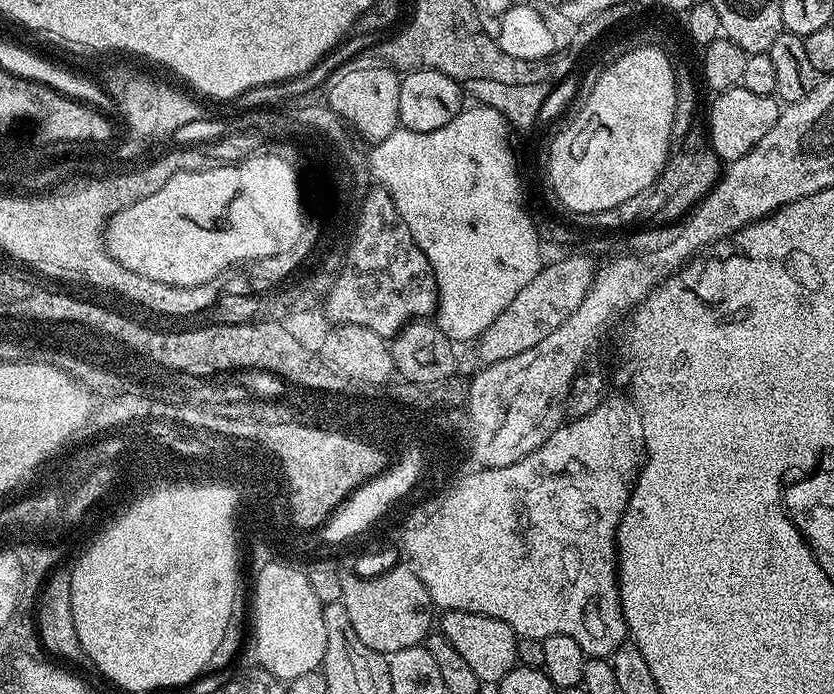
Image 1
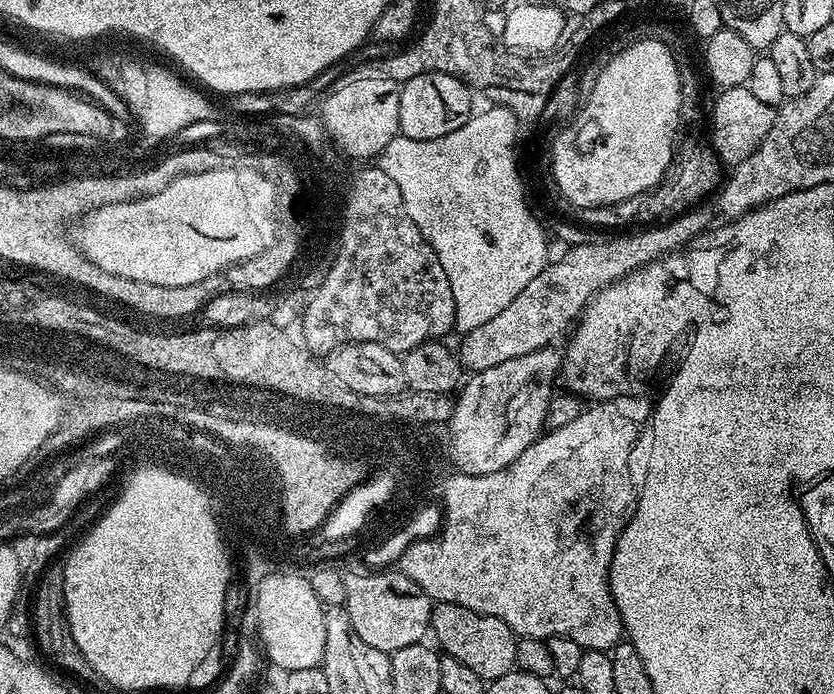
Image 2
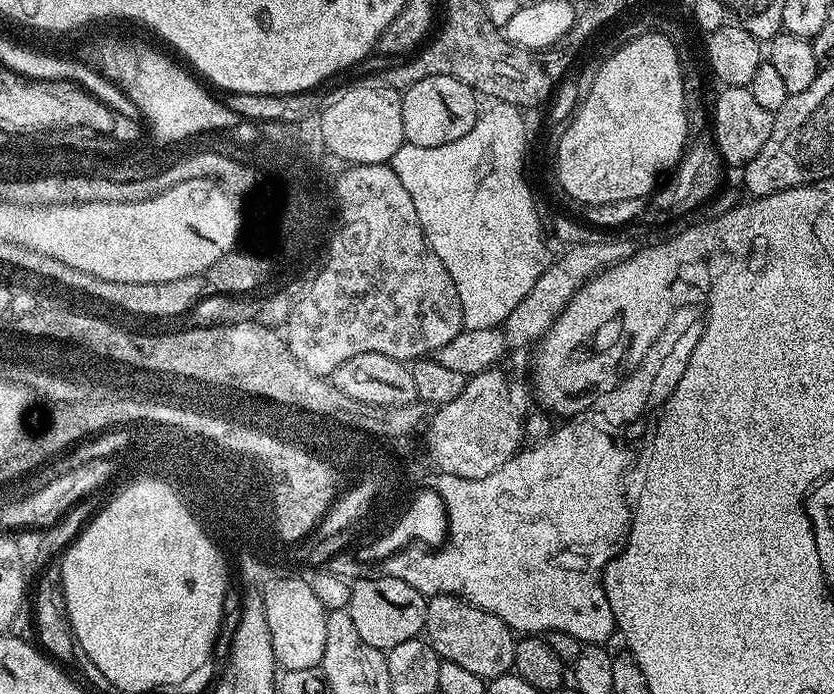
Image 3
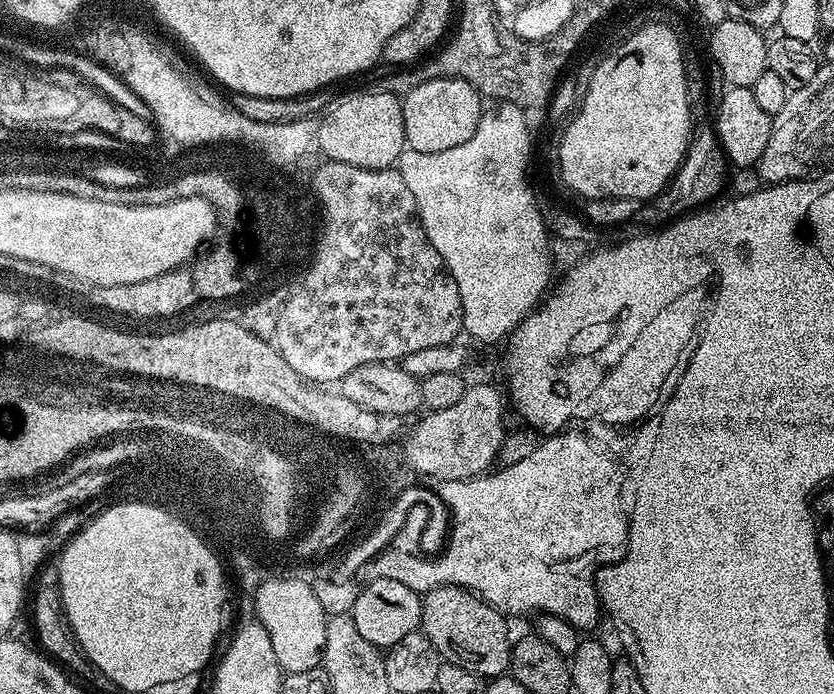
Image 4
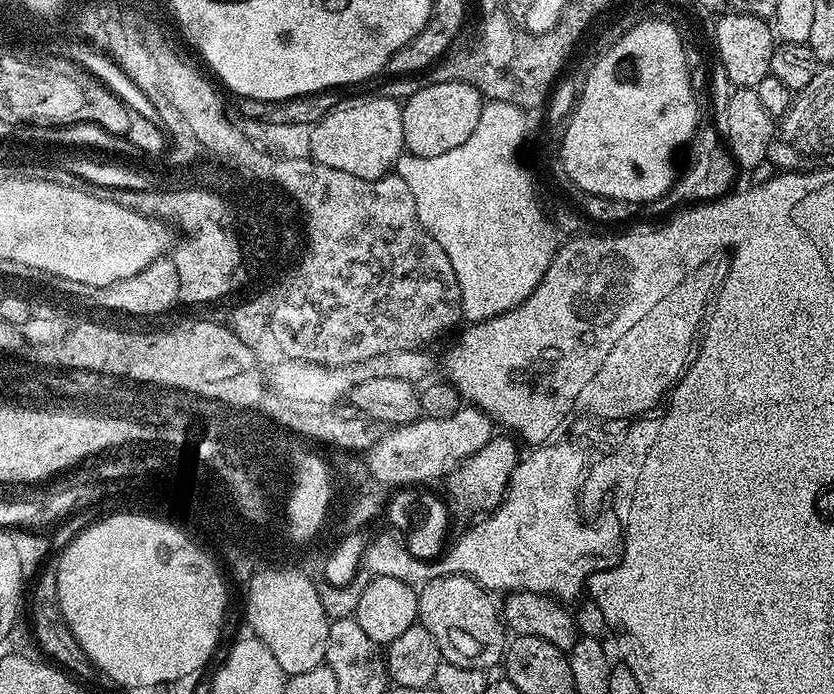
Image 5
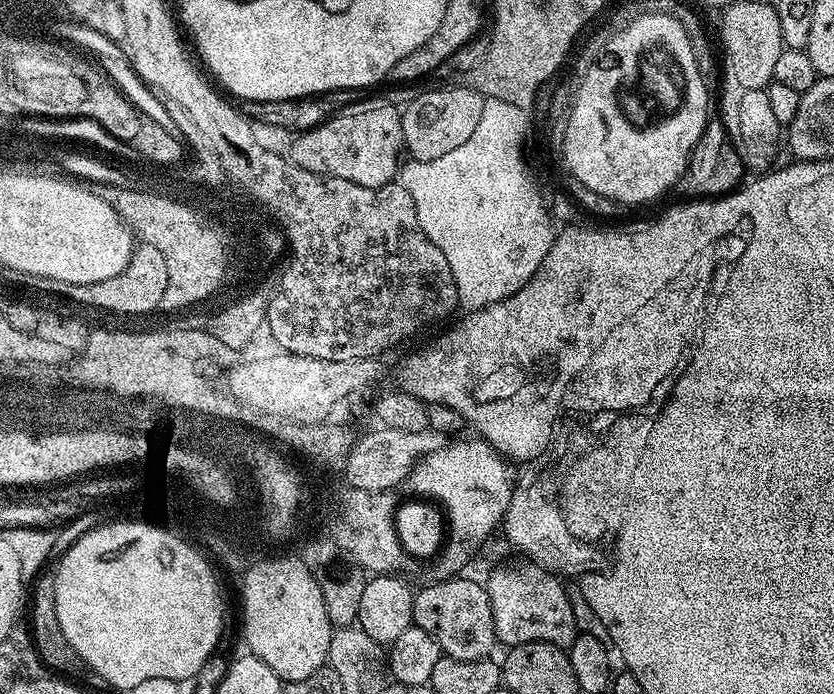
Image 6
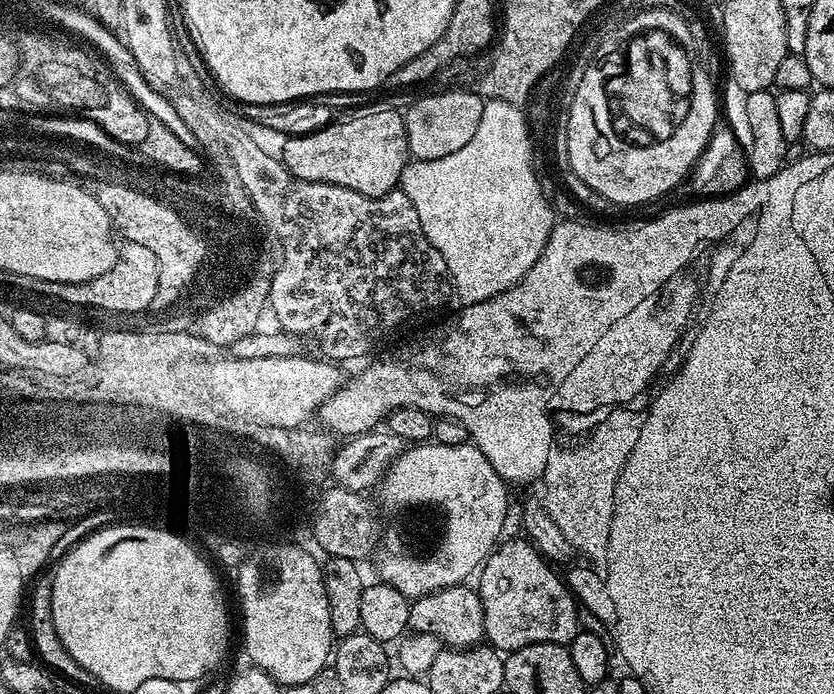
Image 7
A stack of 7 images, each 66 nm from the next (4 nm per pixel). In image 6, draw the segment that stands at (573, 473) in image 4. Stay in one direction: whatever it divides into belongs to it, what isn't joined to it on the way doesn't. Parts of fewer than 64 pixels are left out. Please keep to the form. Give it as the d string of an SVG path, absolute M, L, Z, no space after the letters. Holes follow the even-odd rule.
M524 480L524 484L514 484L510 506L504 515L503 532L505 538L524 555L521 557L561 578L579 578L597 567L594 544L566 530L561 512L552 508L552 500L540 492L540 484L528 484L528 480ZM370 490L352 492L348 500L344 500L344 512L340 512L340 544L344 544L345 557L352 559L355 567L363 568L368 574L396 574L401 570L406 553L400 542L399 532L396 529L396 510L398 507L398 496L368 496Z

